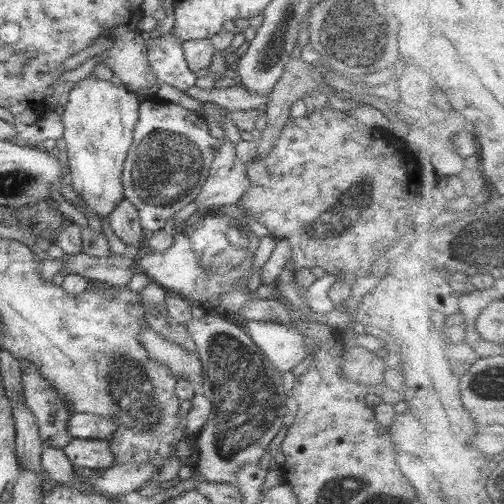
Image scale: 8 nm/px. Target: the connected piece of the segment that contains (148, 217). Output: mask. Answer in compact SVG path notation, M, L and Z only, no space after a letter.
M121 180L121 184L123 186L123 197L136 208L139 222L141 222L141 228L148 234L158 231L166 221L172 218L175 212L183 208L186 204L189 204L196 197L196 194L185 196L177 204L171 204L171 206L165 206L165 208L161 208L161 206L145 206L135 196L133 186L131 186L131 180Z

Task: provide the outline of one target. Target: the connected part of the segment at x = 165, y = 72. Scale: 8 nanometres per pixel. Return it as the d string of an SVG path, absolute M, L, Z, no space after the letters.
M169 33L163 36L150 35L145 50L147 65L157 80L181 90L193 86L196 76L183 58L181 41L173 41Z

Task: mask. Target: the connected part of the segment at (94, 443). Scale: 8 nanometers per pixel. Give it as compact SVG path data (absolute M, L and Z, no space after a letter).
M75 439L61 449L72 466L80 468L107 468L113 462L113 453L105 440Z

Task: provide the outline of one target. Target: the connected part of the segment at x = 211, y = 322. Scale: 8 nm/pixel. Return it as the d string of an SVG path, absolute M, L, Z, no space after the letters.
M216 312L207 313L201 319L192 318L186 331L196 346L196 356L201 363L203 396L212 407L207 422L196 438L197 465L192 468L194 474L201 476L203 481L235 485L235 470L257 462L282 427L281 420L288 412L284 404L288 393L281 388L282 382L277 382L281 380L281 374L261 355L260 348L247 336L244 329L227 318L222 319Z

